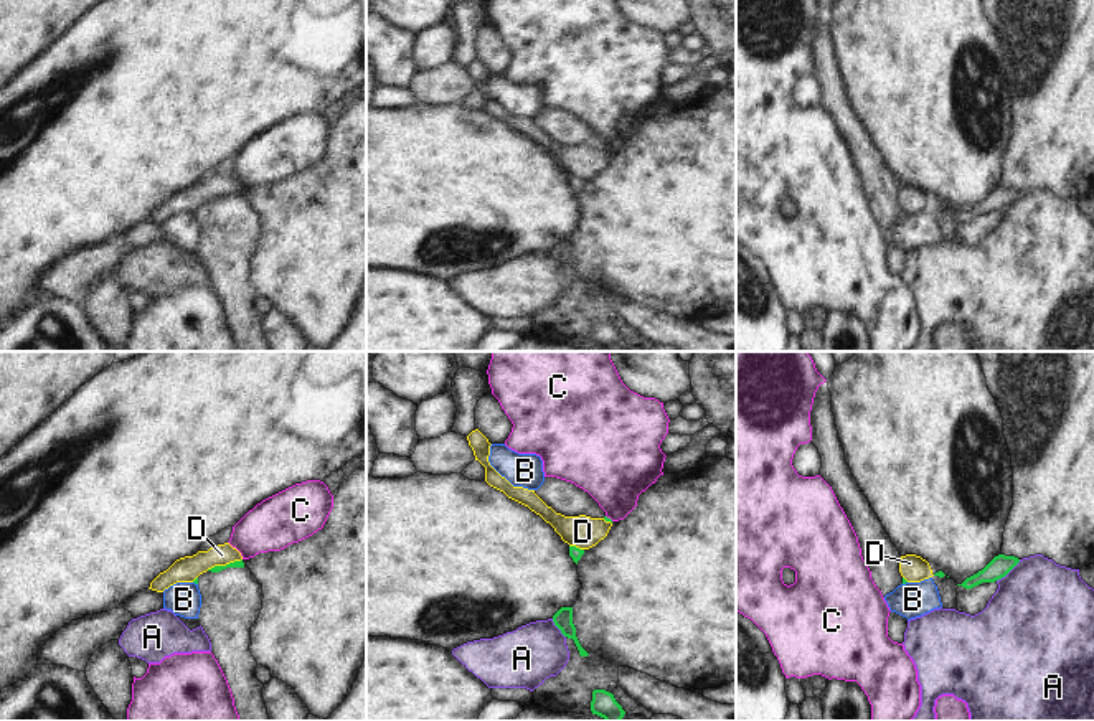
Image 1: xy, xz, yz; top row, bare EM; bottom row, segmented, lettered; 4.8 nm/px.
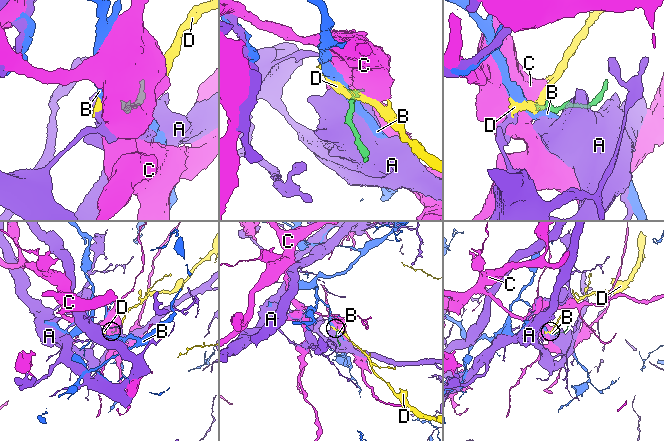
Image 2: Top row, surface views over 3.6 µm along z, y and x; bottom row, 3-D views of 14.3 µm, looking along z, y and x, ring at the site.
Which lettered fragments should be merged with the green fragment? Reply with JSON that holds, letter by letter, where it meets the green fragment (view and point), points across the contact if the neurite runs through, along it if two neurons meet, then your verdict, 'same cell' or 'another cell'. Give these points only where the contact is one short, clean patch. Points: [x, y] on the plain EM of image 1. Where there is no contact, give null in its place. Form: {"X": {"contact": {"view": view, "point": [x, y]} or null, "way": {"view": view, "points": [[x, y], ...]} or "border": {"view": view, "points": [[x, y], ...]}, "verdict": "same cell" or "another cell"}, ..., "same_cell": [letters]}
{"A": {"contact": {"view": "yz", "point": [1009, 202]}, "border": {"view": "yz", "points": [[1020, 190], [997, 212]]}, "verdict": "another cell"}, "B": {"contact": {"view": "xy", "point": [195, 213]}, "border": {"view": "xy", "points": [[193, 212], [197, 215]]}, "verdict": "another cell"}, "C": {"contact": {"view": "xz", "point": [609, 149]}, "border": {"view": "xz", "points": [[606, 146], [613, 150]]}, "verdict": "another cell"}, "D": {"contact": {"view": "xy", "point": [223, 197]}, "border": {"view": "xy", "points": [[241, 188], [207, 200]]}, "verdict": "another cell"}, "same_cell": []}

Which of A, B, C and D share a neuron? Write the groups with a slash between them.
A / B / C / D

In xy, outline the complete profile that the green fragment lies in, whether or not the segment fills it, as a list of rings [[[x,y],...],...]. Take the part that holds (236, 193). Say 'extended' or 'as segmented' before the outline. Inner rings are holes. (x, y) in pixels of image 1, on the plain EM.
extended | [[[243,190],[215,196],[193,213],[201,224],[198,252],[228,310],[239,351],[269,351],[264,315],[256,309],[257,292],[249,280],[251,257],[262,239],[262,216]]]

